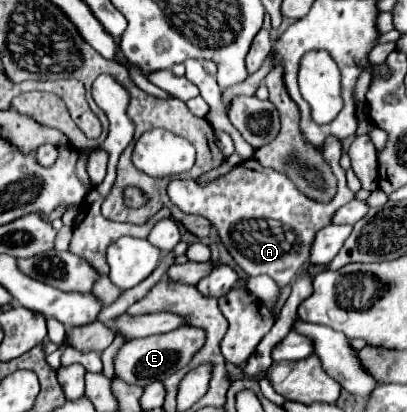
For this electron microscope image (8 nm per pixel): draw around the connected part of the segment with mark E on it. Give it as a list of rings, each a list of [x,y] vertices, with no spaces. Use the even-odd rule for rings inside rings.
[[[181,326],[171,332],[147,336],[141,340],[129,340],[117,350],[117,354],[113,358],[115,378],[119,378],[131,386],[141,386],[141,388],[151,382],[165,380],[169,374],[185,368],[203,342],[205,342],[205,332],[201,332],[199,328],[189,328],[189,326]]]

